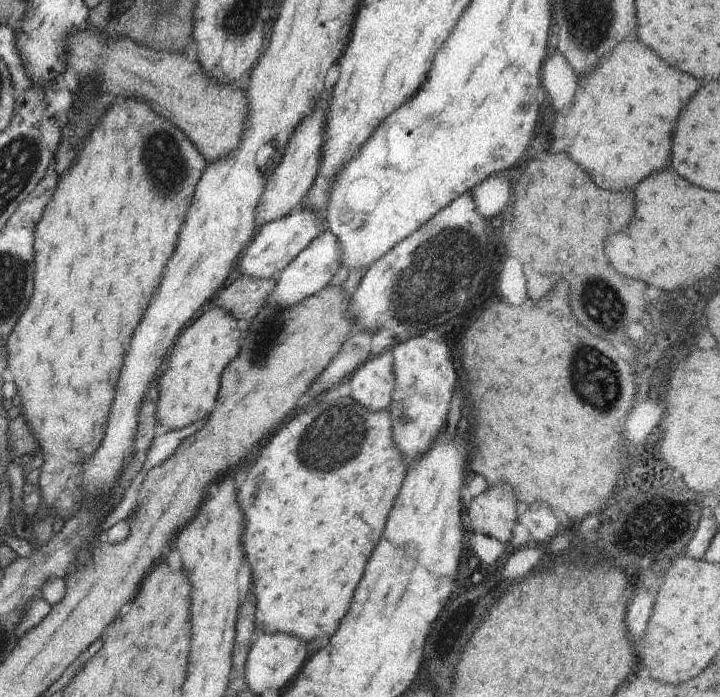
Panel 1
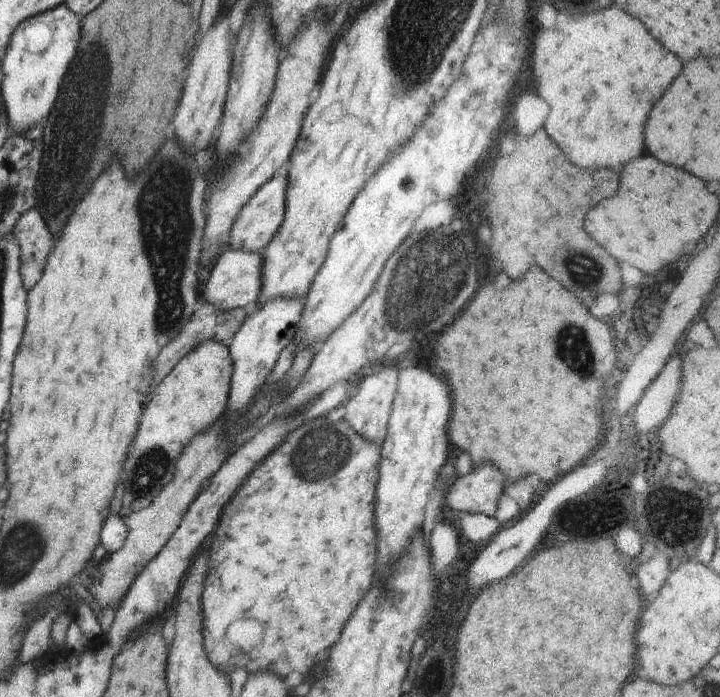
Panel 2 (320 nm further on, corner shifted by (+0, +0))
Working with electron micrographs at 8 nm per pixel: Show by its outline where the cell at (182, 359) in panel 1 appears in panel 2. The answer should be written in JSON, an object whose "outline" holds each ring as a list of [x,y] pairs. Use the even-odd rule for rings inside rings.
{"outline":[[[206,341],[180,360],[172,372],[152,390],[139,420],[136,440],[128,450],[128,456],[124,462],[124,472],[122,472],[124,476],[120,476],[120,482],[124,484],[121,509],[118,512],[121,518],[126,517],[126,512],[130,514],[142,511],[151,505],[164,486],[174,478],[175,462],[183,453],[183,448],[189,445],[196,435],[206,431],[224,416],[227,400],[230,398],[232,371],[233,362],[229,347],[216,341]]]}

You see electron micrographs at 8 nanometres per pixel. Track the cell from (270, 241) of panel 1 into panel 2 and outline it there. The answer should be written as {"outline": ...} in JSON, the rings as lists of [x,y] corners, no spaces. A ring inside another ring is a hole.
{"outline":[[[232,249],[221,254],[218,262],[210,266],[204,274],[204,300],[214,305],[217,311],[248,309],[256,302],[261,289],[263,260],[260,251],[256,253]]]}

